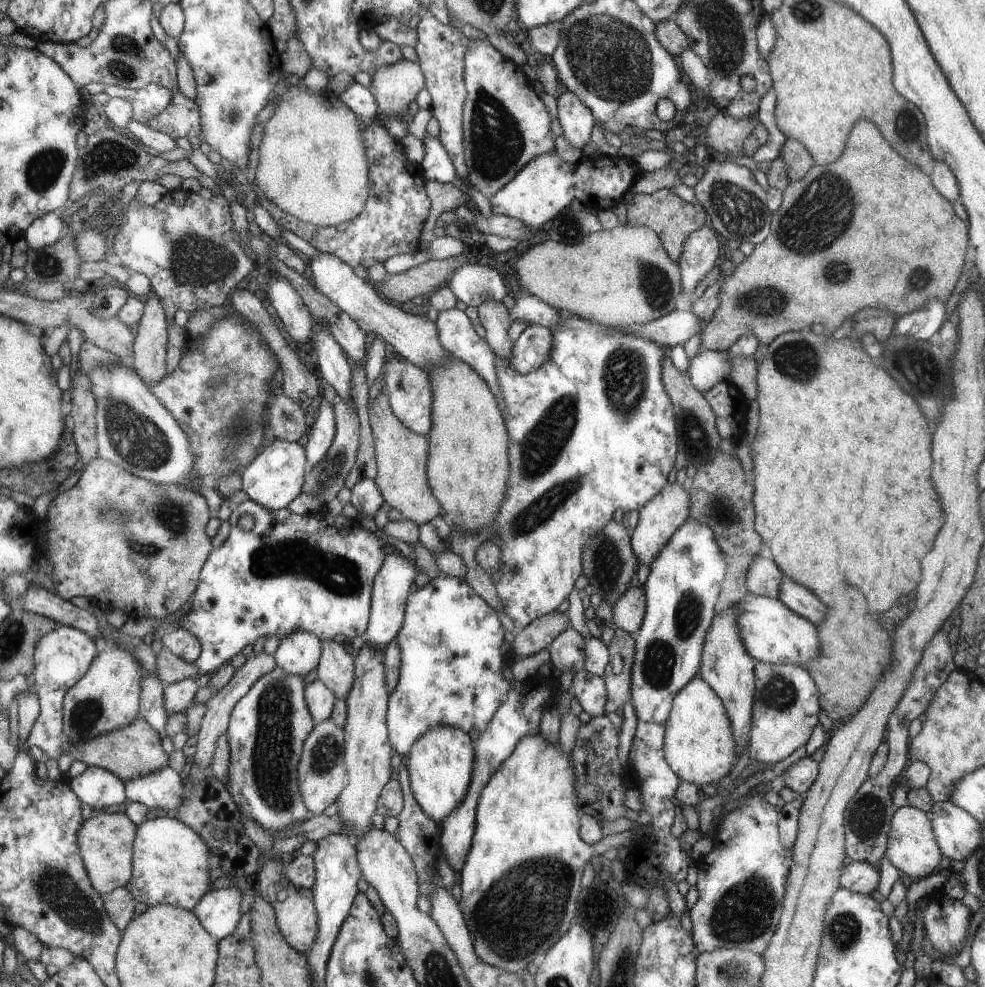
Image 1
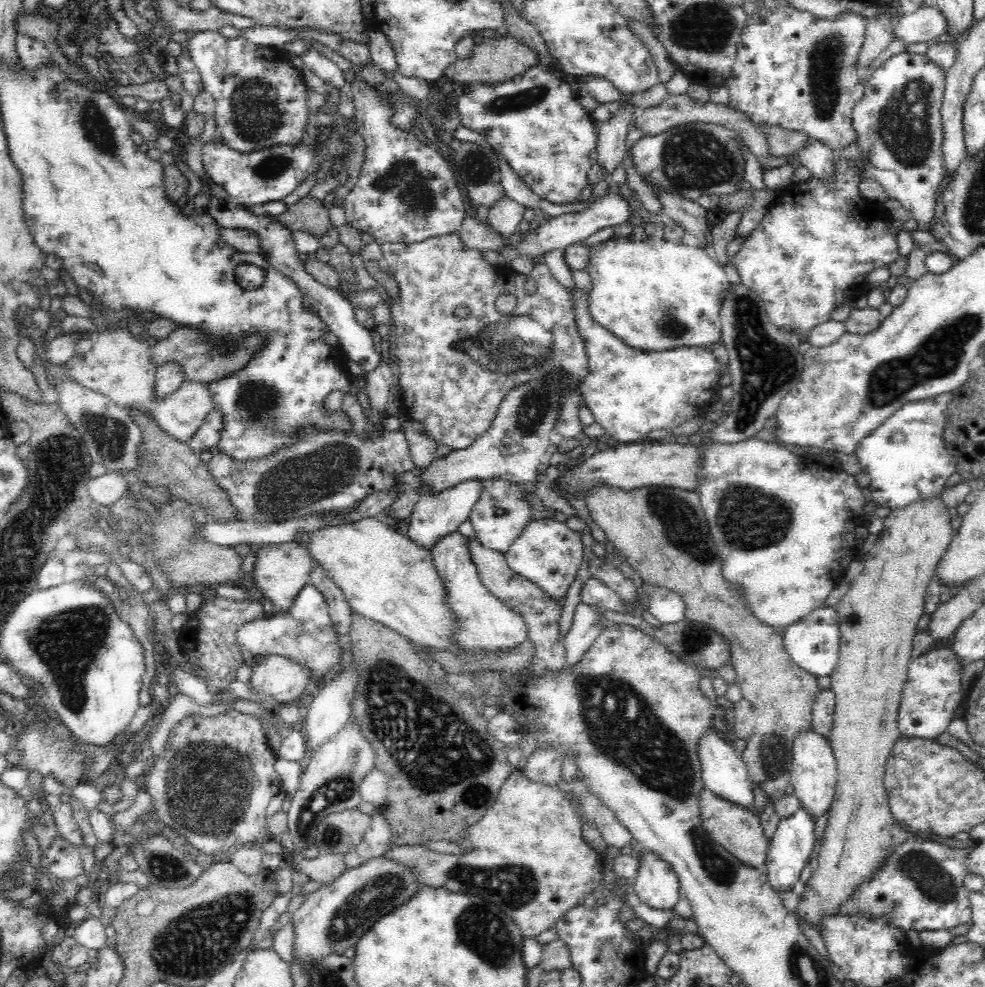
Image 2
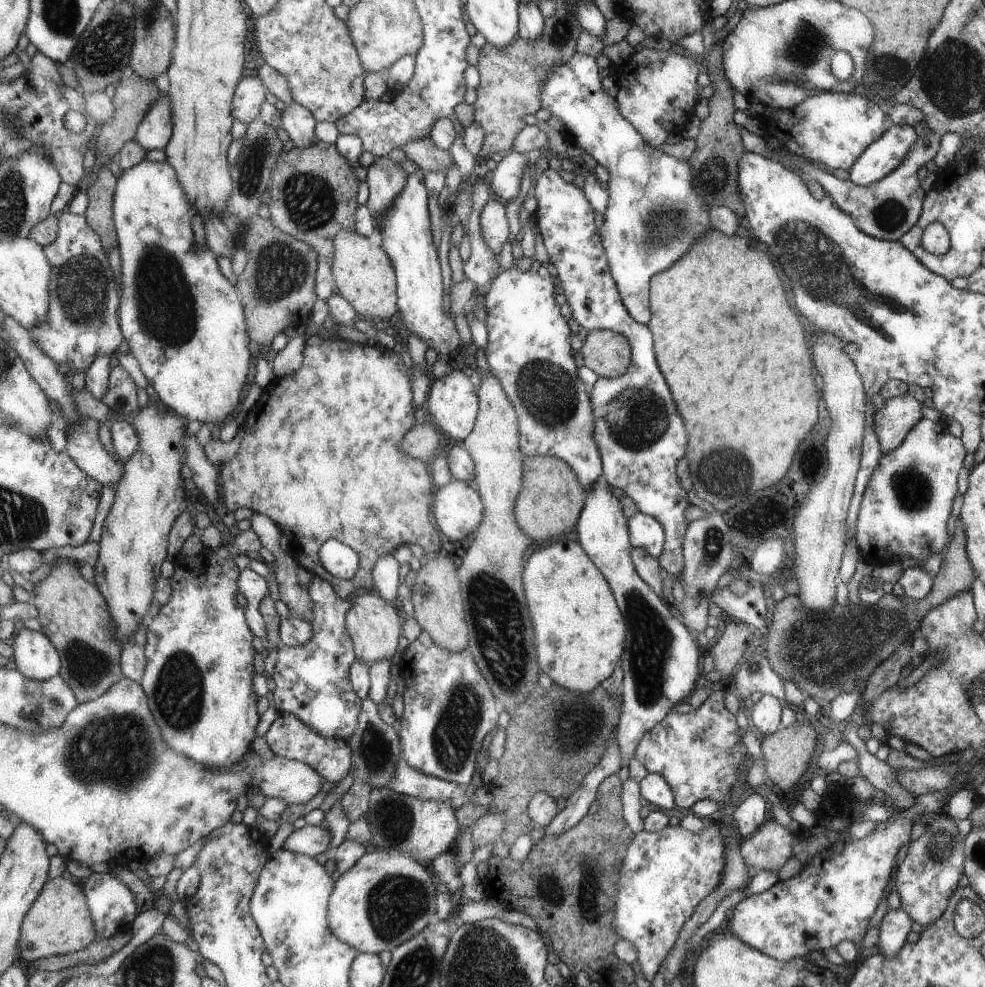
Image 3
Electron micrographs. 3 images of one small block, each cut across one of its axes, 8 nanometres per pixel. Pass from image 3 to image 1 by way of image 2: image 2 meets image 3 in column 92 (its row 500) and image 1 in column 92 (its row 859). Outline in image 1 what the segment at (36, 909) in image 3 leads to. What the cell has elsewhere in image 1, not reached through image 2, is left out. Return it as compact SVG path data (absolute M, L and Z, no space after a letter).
M125 812L99 813L86 819L79 831L80 853L90 874L91 882L99 894L111 894L127 886L129 870L133 870L135 826L127 820Z

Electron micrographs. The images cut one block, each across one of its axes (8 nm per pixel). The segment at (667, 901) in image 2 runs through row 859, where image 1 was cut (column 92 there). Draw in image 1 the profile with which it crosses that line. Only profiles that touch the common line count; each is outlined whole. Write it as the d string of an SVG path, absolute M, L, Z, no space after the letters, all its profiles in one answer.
M60 624L59 628L55 628L53 632L49 632L39 640L39 646L35 650L34 681L39 690L42 711L27 739L27 745L39 747L44 758L57 760L67 753L64 735L64 698L67 692L89 672L97 656L99 652L96 639L72 626Z

